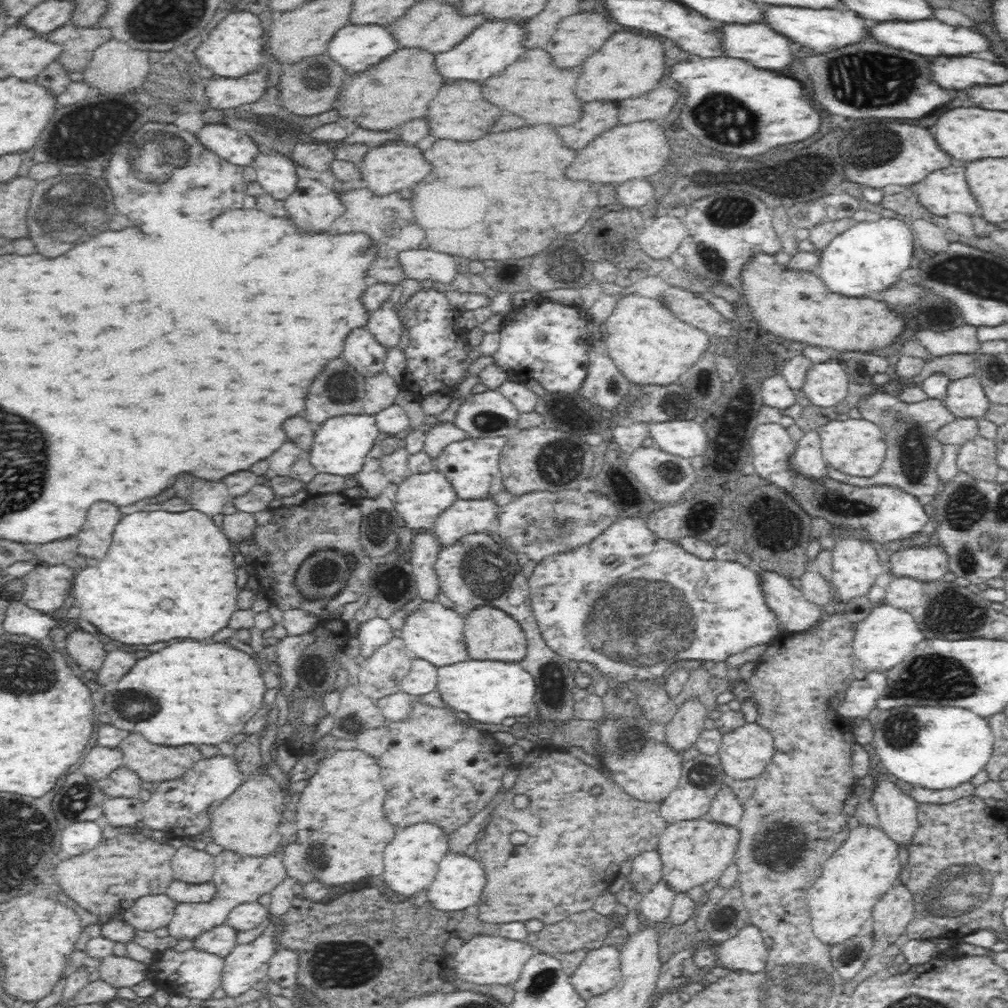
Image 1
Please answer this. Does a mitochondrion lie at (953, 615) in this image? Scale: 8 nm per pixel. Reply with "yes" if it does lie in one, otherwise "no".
yes

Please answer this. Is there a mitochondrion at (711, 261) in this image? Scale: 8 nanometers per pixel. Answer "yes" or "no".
yes

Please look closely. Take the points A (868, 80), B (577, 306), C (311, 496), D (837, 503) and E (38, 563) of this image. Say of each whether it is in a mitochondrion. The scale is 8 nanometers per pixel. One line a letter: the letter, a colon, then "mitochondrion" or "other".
A: mitochondrion
B: other
C: other
D: mitochondrion
E: other

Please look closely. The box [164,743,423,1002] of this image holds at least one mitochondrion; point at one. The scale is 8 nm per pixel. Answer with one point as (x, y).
(337, 972)

